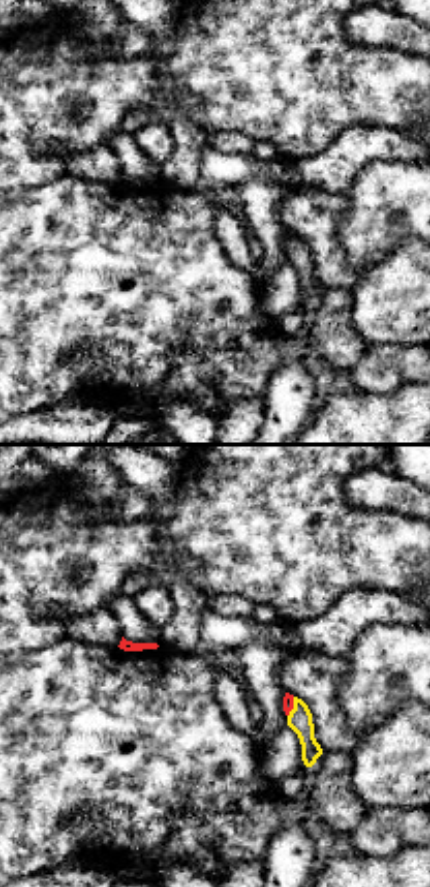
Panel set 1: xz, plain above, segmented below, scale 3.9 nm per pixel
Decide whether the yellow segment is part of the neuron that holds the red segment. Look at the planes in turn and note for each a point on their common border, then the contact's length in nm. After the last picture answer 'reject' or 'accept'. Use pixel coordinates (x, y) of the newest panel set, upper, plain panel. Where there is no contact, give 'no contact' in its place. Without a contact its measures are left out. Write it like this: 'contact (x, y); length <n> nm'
contact (292, 245); length 80 nm

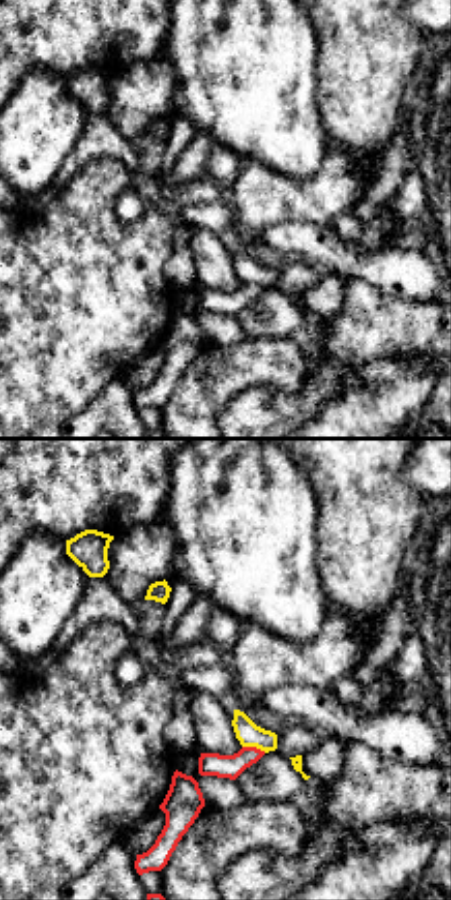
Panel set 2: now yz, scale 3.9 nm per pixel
contact (255, 284); length 100 nm

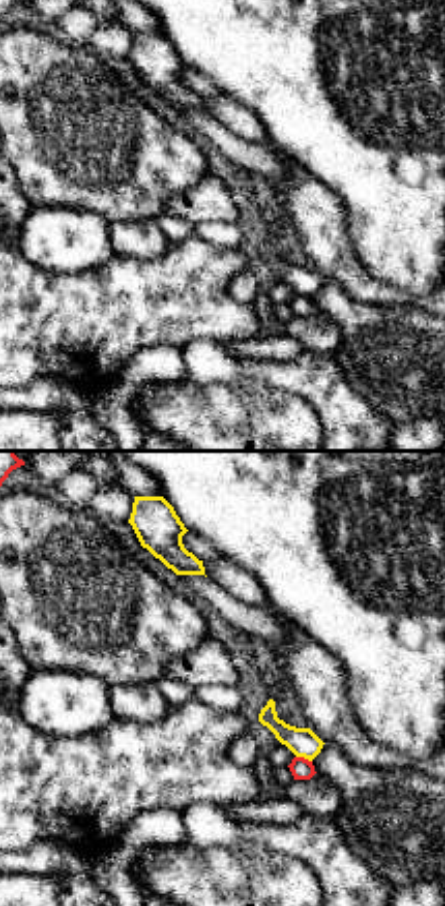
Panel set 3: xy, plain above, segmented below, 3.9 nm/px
contact (303, 294); length 70 nm

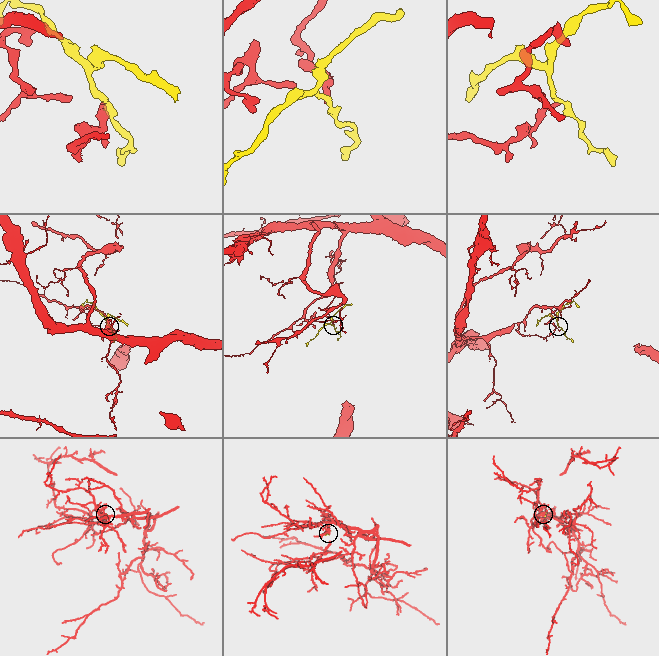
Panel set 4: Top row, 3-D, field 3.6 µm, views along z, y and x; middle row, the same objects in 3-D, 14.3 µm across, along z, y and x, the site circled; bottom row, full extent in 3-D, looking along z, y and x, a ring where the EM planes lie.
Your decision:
reject

